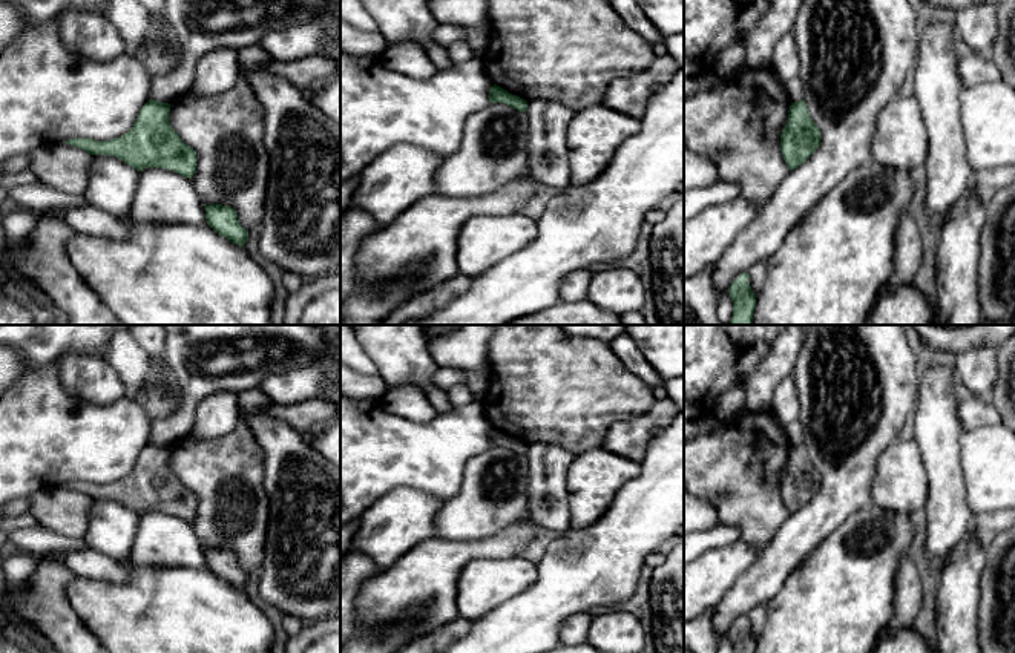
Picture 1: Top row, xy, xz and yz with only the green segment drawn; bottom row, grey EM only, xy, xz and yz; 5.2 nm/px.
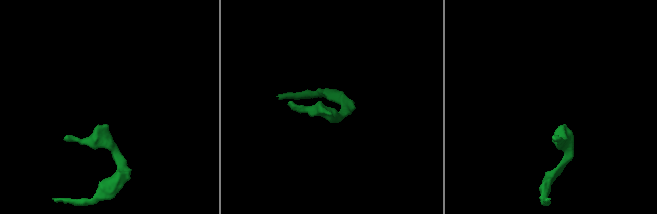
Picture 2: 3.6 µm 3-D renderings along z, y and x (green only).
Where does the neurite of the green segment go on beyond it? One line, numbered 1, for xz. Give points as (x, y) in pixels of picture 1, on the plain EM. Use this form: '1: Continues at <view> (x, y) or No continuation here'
1: No continuation here

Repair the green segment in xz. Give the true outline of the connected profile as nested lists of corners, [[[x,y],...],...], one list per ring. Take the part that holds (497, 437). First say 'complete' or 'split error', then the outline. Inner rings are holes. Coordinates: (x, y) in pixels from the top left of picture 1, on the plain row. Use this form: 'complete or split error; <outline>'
complete; [[[494,428],[491,432],[489,432],[489,445],[491,446],[504,446],[520,455],[526,455],[527,452],[527,445],[517,440],[517,438],[512,438],[509,437],[508,434],[504,434],[503,431]]]

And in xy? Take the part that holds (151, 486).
complete; [[[149,443],[132,472],[109,484],[74,481],[72,487],[90,498],[115,500],[138,515],[147,510],[169,512],[186,521],[196,515],[196,495],[184,487],[169,466],[170,448]]]

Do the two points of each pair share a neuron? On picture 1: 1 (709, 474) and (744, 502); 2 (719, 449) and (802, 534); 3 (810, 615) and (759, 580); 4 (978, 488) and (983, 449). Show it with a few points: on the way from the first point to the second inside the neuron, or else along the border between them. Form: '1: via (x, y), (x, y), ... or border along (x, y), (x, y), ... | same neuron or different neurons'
1: via (718, 475), (735, 492) | same neuron
2: border along (790, 514), (765, 546) | different neurons
3: border along (799, 563), (782, 587), (765, 603) | different neurons
4: via (983, 479), (983, 459) | same neuron

